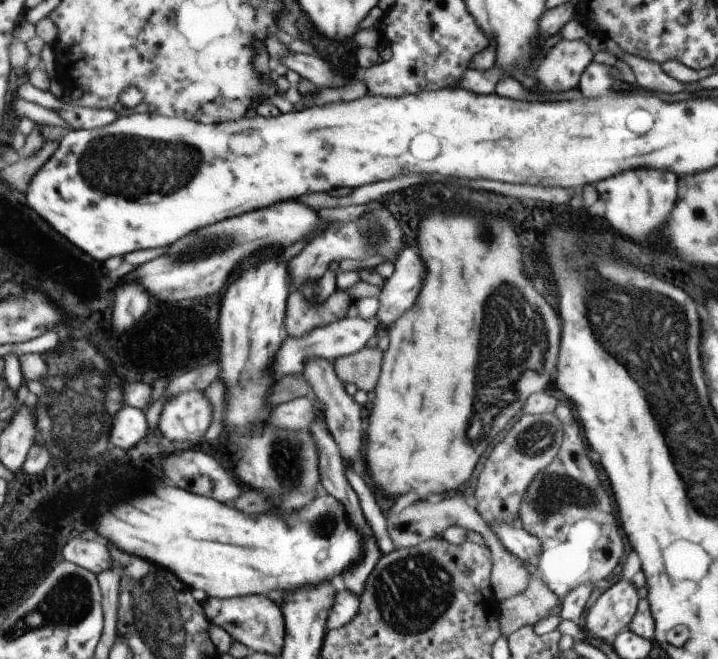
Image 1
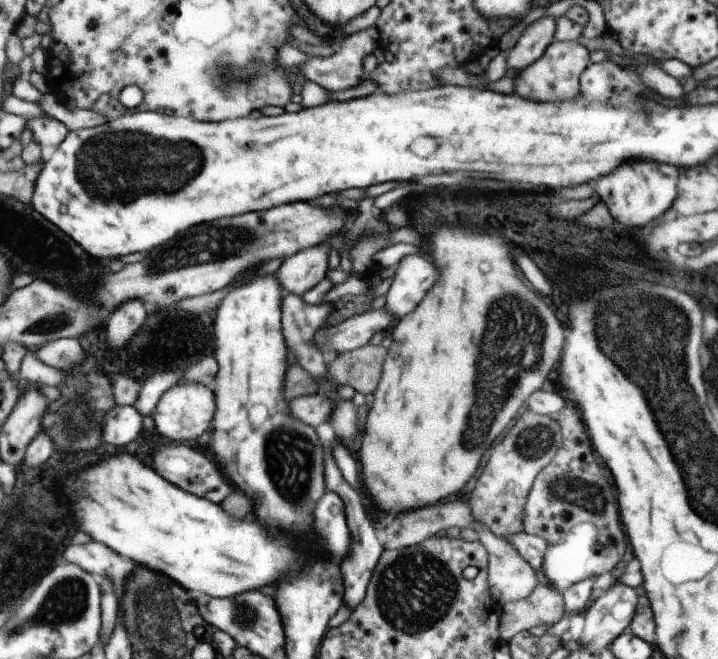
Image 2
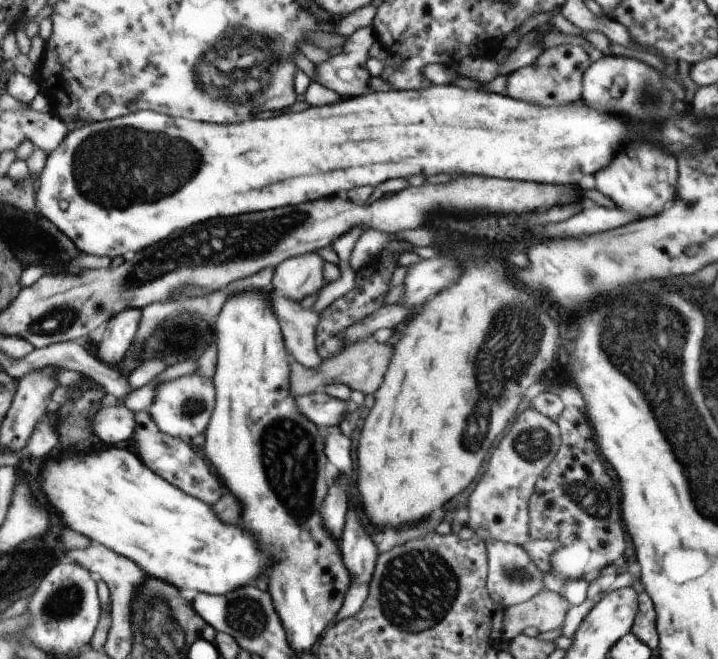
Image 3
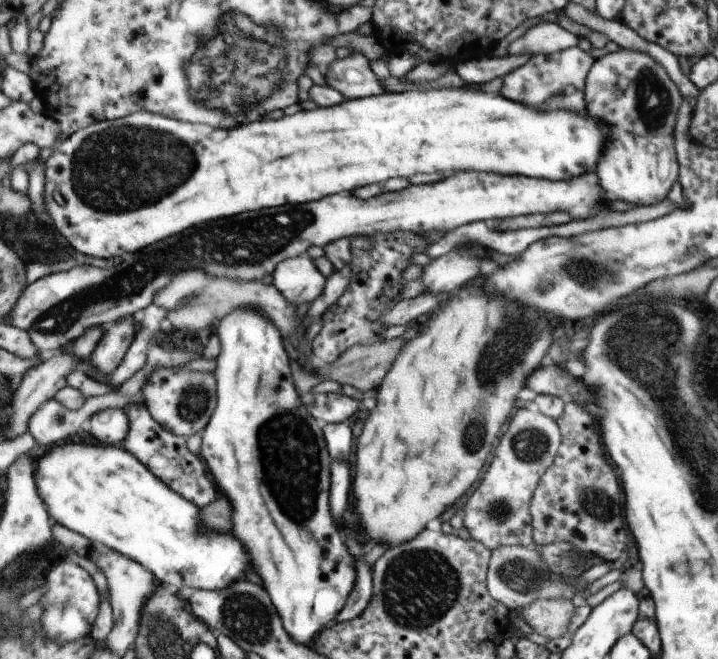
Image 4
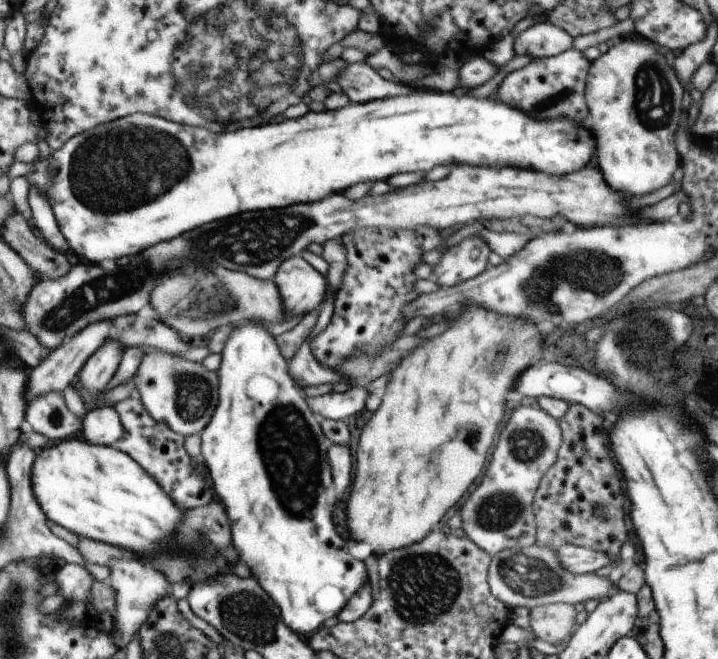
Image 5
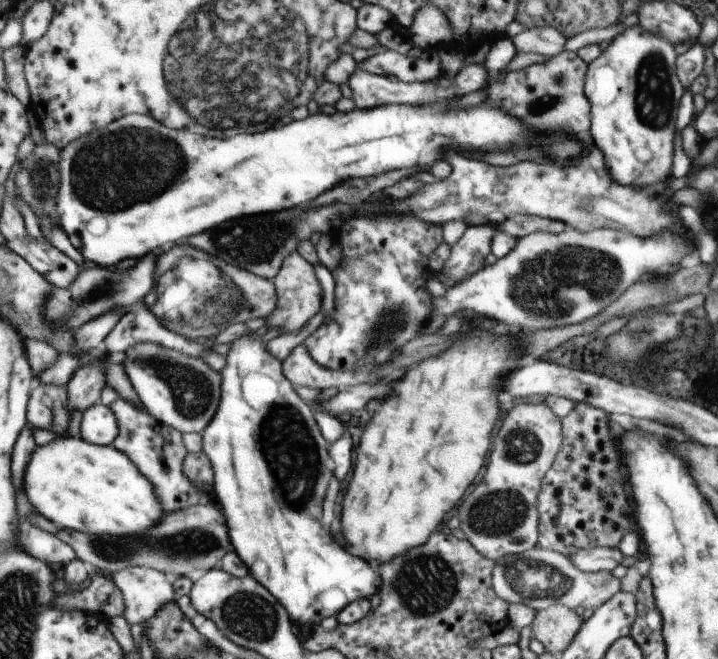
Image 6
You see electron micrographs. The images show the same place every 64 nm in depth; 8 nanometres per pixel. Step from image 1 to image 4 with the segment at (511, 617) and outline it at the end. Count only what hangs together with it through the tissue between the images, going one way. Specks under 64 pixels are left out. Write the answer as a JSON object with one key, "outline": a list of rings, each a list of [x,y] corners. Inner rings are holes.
{"outline":[[[537,599],[524,609],[519,609],[522,619],[532,632],[545,638],[556,639],[567,632],[567,624],[573,612],[569,599]]]}

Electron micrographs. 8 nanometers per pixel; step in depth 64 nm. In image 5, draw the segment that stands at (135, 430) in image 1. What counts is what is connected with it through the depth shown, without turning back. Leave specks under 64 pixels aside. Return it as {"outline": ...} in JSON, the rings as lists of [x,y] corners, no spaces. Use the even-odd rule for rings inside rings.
{"outline":[[[103,405],[87,412],[81,432],[89,442],[113,447],[123,438],[125,427],[115,407]]]}

